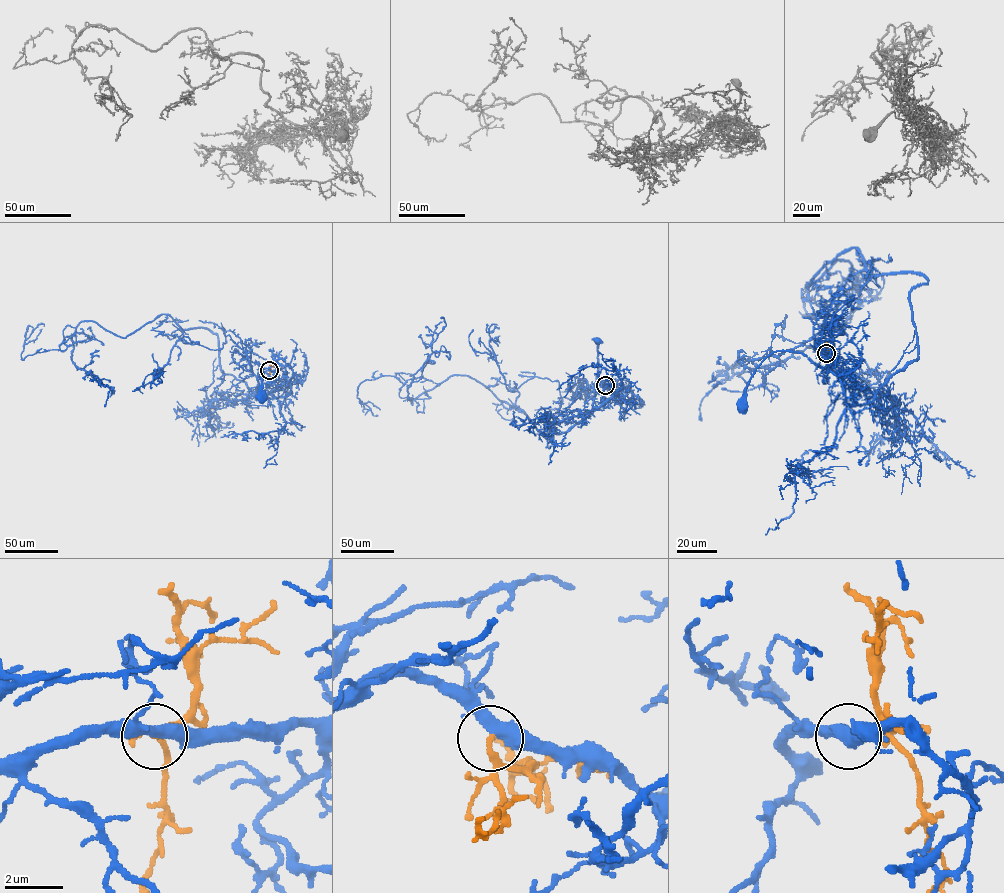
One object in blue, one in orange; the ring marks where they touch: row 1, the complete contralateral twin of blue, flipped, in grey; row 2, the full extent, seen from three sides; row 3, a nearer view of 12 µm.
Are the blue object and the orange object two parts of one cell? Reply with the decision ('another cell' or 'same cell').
same cell

